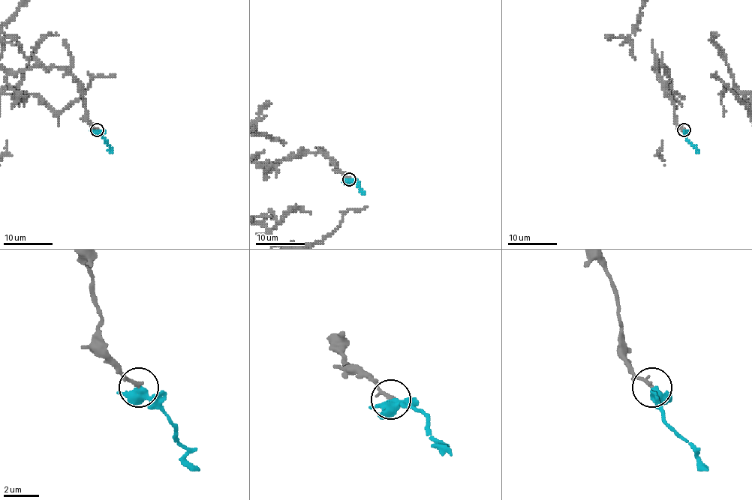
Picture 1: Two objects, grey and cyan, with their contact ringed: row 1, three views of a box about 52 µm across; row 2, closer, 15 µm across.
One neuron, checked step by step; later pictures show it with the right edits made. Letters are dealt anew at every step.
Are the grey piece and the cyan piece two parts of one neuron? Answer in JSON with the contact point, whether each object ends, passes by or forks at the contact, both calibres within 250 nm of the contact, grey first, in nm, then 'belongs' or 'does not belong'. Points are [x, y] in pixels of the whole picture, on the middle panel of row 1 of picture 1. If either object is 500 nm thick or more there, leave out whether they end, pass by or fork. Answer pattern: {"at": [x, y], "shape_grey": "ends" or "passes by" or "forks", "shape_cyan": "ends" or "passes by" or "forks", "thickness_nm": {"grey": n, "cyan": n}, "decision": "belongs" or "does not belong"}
{"at": [349, 179], "shape_grey": "ends", "shape_cyan": "forks", "thickness_nm": {"grey": 200, "cyan": 320}, "decision": "does not belong"}

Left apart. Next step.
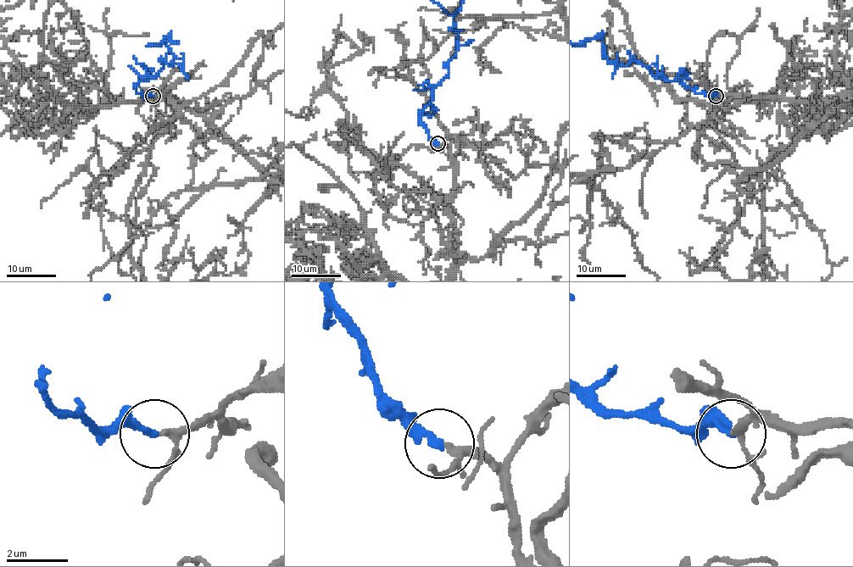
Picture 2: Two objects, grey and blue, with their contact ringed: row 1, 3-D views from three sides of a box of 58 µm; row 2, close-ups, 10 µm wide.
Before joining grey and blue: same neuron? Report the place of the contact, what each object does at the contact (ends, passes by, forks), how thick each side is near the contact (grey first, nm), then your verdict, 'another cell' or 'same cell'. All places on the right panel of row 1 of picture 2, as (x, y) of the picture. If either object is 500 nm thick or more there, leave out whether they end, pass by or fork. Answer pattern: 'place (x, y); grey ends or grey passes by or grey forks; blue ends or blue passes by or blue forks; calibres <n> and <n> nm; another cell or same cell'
place (716, 96); grey passes by; blue ends; calibres 170 and 240 nm; same cell

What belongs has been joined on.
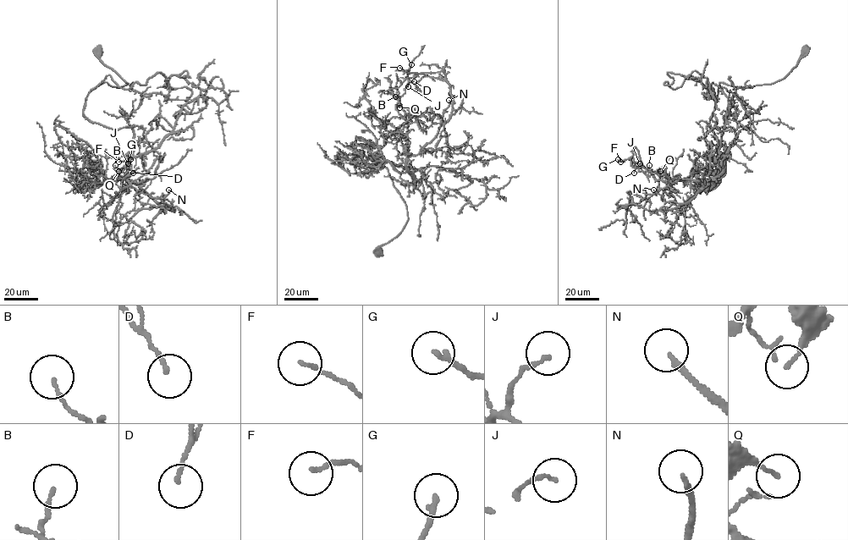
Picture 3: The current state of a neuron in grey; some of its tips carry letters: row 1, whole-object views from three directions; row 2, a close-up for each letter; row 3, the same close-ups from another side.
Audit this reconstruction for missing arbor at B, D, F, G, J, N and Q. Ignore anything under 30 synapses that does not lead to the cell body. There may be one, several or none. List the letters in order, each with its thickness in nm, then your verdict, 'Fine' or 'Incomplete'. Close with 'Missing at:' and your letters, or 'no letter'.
B: Thickness 110 nm. Fine
D: Thickness 120 nm. Fine
F: Thickness 110 nm. Fine
G: Thickness 190 nm. Fine
J: Thickness 120 nm. Fine
N: Thickness 160 nm. Incomplete
Q: Thickness 100 nm. Fine
Missing at: N

